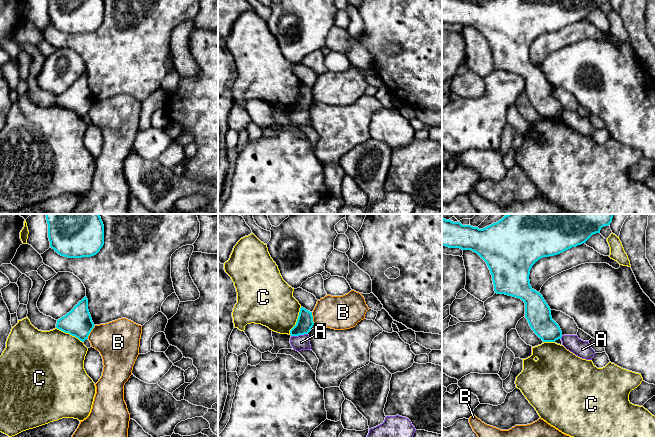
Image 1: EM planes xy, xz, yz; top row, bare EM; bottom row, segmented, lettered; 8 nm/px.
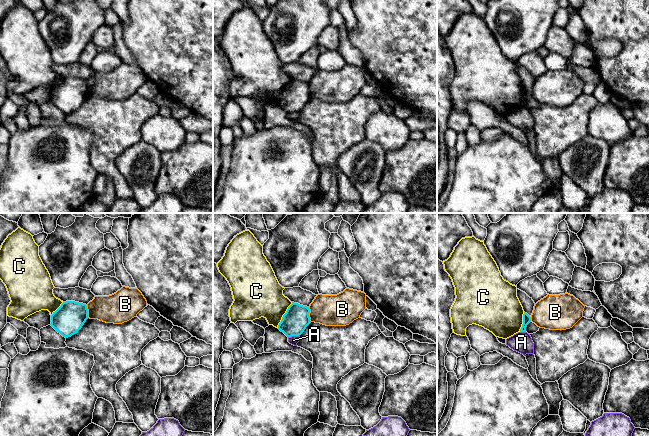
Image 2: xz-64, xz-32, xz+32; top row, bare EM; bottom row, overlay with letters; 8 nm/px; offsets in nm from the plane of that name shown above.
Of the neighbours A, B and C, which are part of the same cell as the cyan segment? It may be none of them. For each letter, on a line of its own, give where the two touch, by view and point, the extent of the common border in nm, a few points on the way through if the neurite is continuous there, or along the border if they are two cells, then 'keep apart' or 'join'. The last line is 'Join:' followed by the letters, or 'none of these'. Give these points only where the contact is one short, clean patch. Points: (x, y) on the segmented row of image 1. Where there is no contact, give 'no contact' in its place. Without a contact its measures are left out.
A: meets cyan in xz at (299, 334); contact 140 nm long; keep apart
B: meets cyan in xy at (90, 331); contact 130 nm long; border along xy (95, 325), (87, 338); keep apart
C: meets cyan in xz at (297, 321); contact 240 nm long; keep apart
Join: none of these

